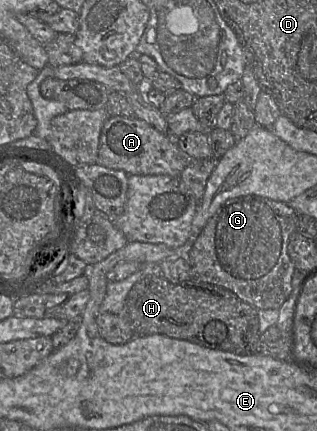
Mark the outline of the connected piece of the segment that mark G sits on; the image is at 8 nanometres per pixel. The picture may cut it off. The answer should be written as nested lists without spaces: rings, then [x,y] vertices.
[[[243,195],[227,200],[216,213],[208,220],[207,224],[197,237],[192,245],[187,259],[191,268],[191,278],[220,286],[222,288],[232,291],[244,302],[250,304],[257,310],[259,309],[279,309],[289,297],[292,292],[292,277],[295,271],[295,265],[288,254],[288,243],[291,235],[298,230],[299,214],[287,203],[281,201],[274,201],[259,195]]]

